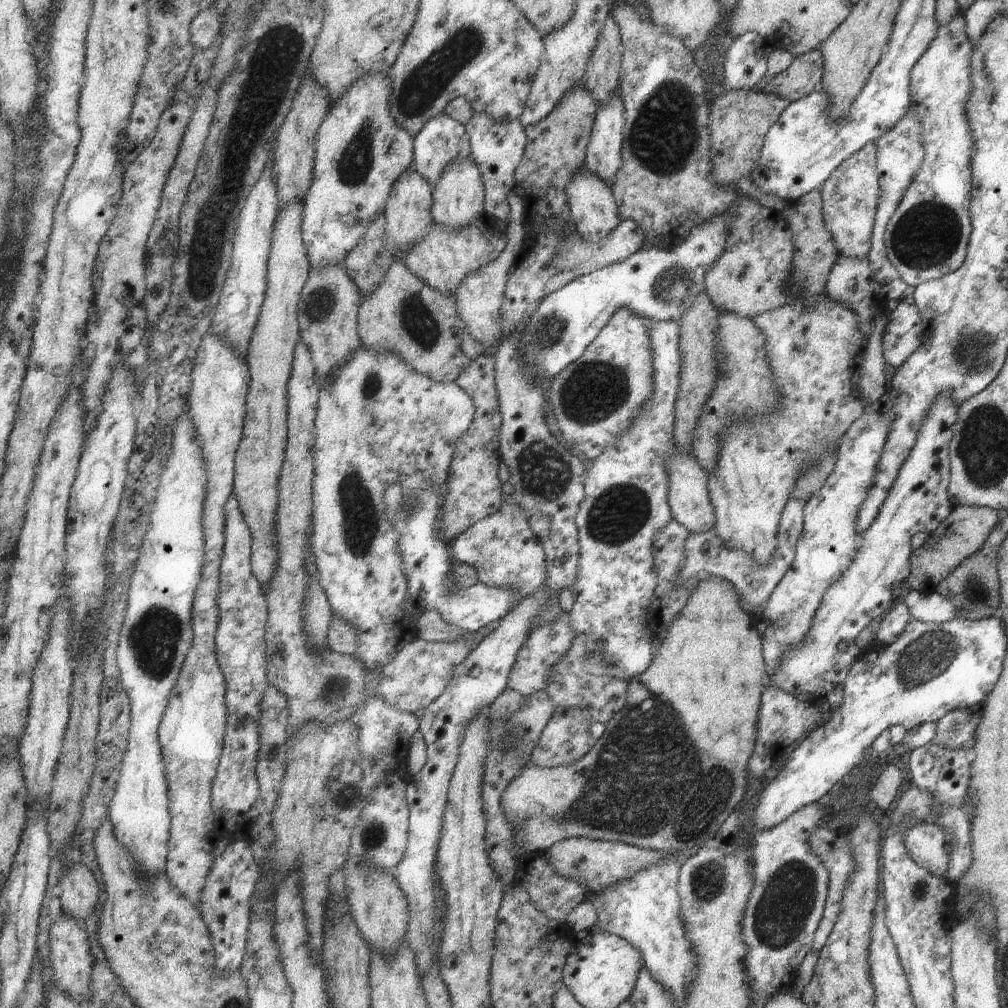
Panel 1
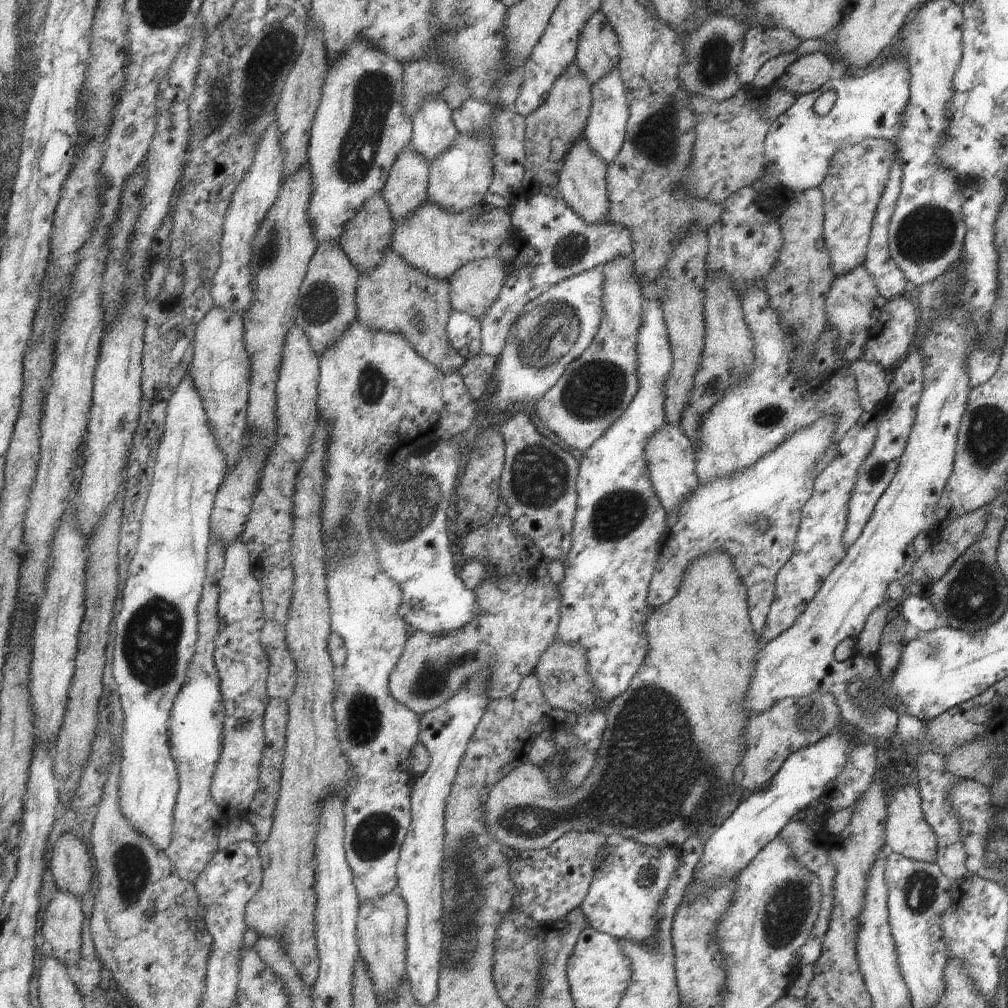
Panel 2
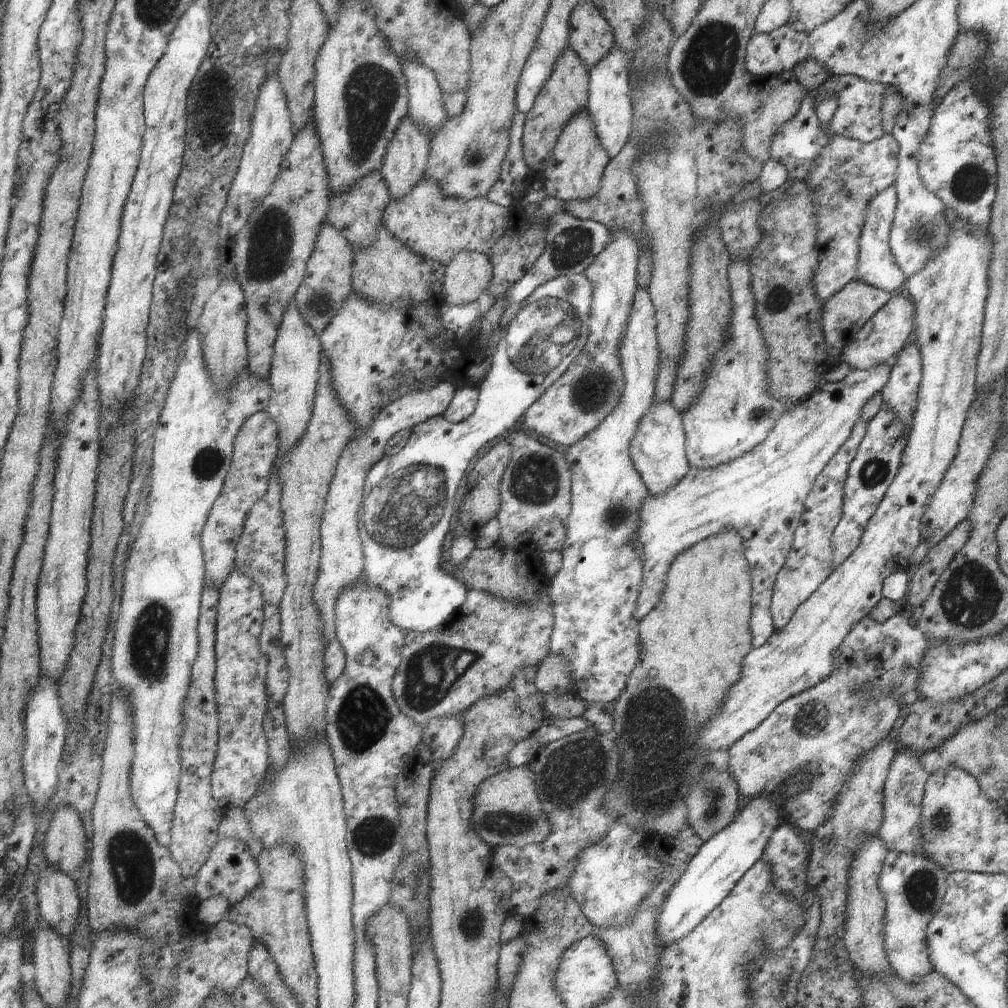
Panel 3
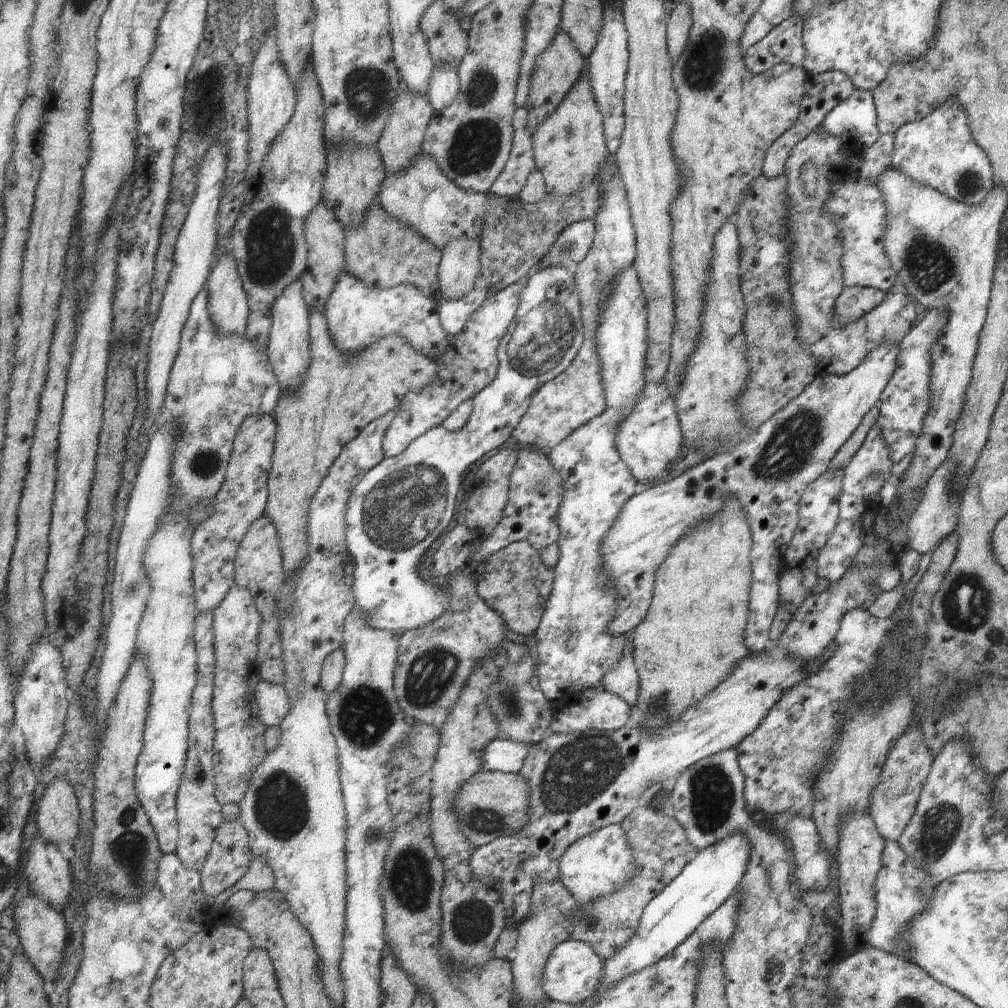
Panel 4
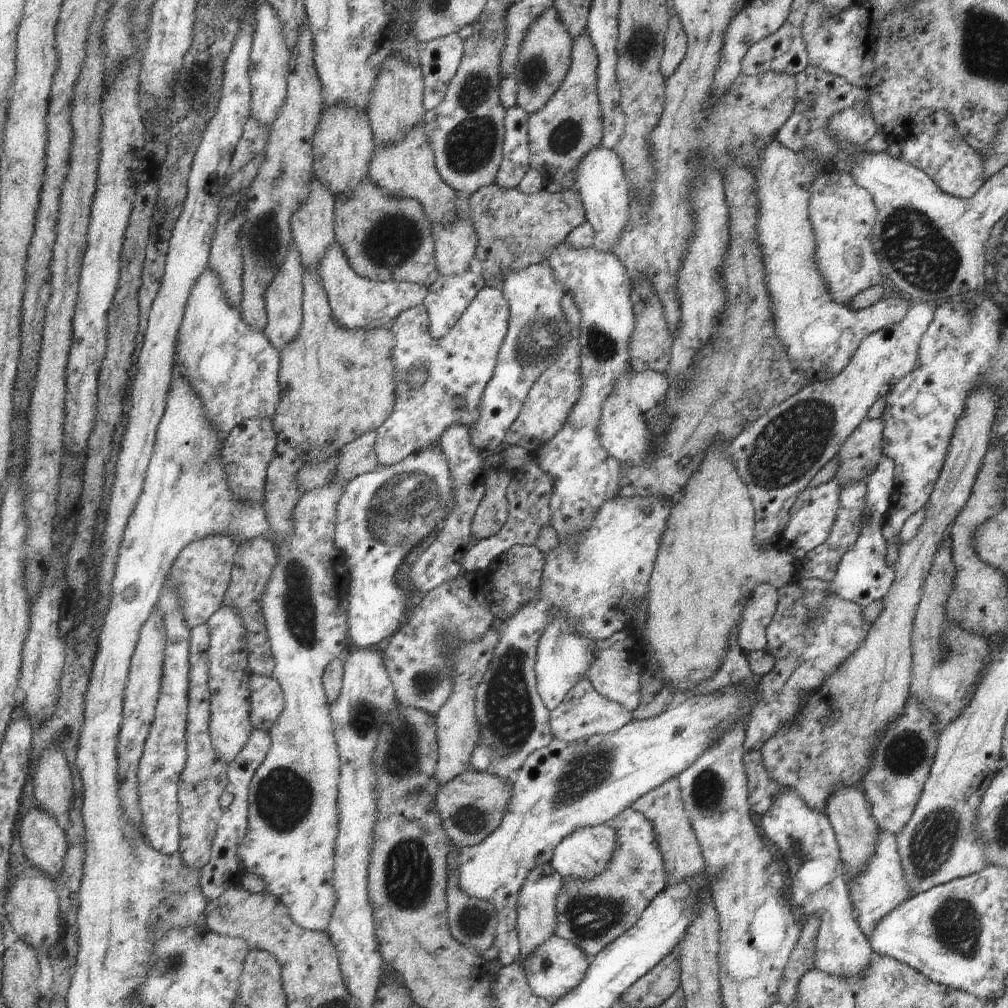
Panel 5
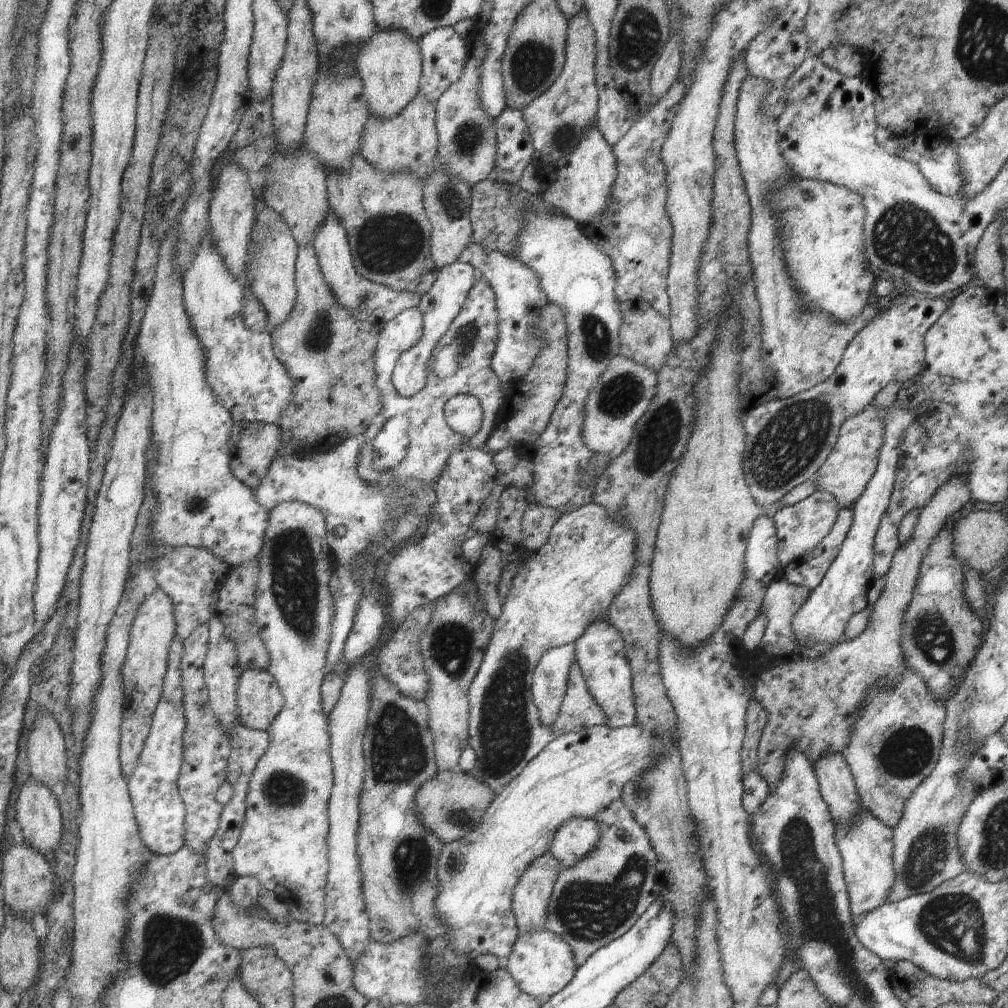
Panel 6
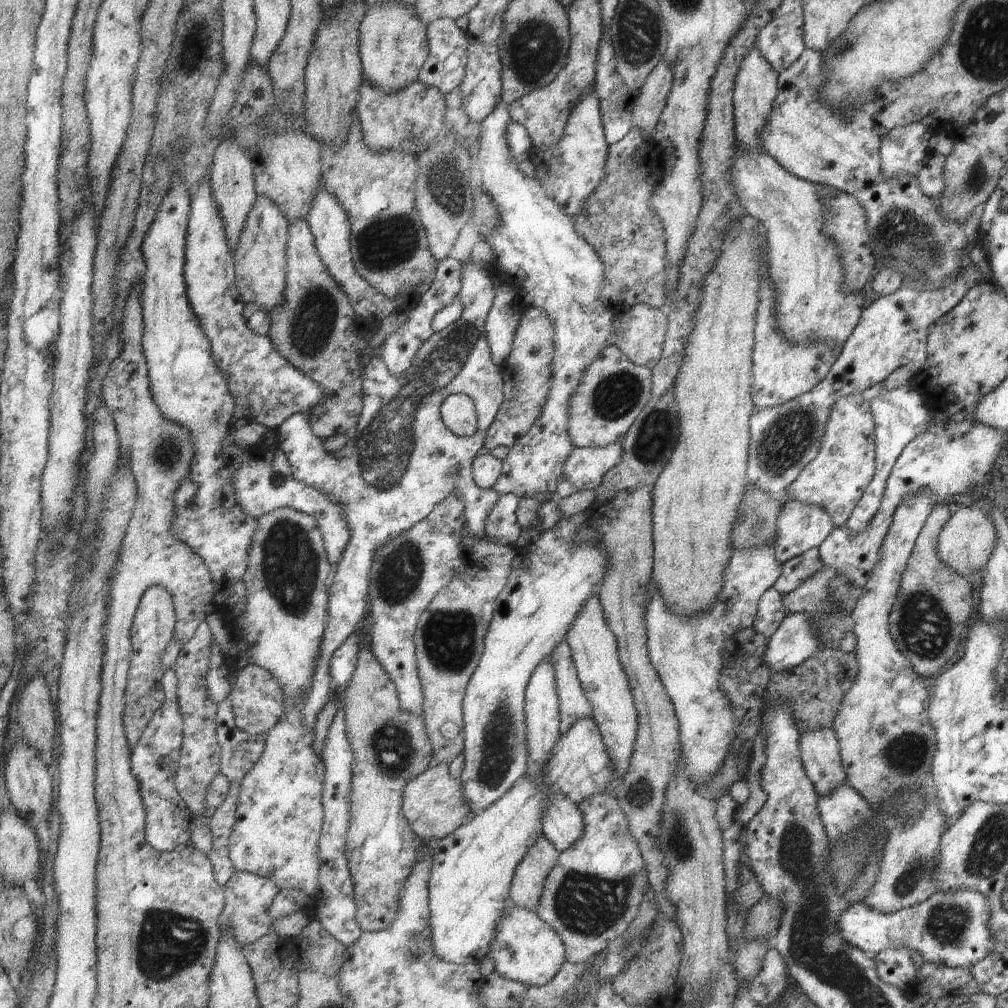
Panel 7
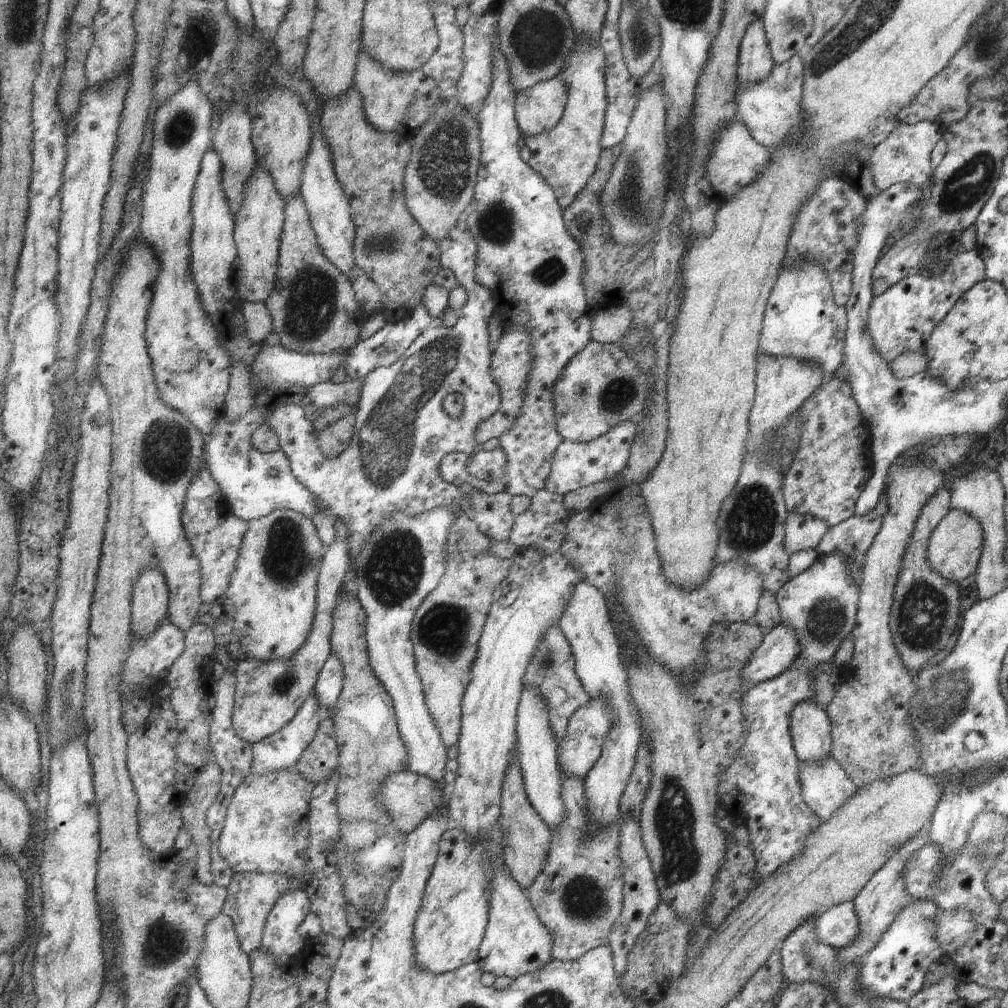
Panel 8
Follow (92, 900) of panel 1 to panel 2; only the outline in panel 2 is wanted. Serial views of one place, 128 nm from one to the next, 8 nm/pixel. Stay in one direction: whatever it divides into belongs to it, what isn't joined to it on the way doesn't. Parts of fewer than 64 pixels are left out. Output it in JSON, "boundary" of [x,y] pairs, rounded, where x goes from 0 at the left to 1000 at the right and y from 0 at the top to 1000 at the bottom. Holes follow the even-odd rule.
{"boundary":[[[67,823],[54,837],[50,852],[54,878],[74,887],[80,892],[82,887],[90,885],[92,859],[89,843],[84,836]]]}

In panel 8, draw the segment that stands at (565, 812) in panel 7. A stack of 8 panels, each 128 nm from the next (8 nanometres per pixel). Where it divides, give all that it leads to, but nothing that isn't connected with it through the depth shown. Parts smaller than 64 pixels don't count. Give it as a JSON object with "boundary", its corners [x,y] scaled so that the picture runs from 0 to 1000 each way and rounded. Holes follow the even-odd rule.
{"boundary":[[[525,681],[520,683],[514,708],[515,756],[517,756],[519,763],[523,790],[525,790],[529,802],[535,806],[535,810],[538,810],[541,817],[545,819],[546,824],[551,823],[553,825],[555,817],[561,812],[559,774],[554,751],[556,737],[551,732],[551,726],[549,726],[549,720],[547,720],[547,714],[545,714],[543,698],[531,683],[525,683]]]}

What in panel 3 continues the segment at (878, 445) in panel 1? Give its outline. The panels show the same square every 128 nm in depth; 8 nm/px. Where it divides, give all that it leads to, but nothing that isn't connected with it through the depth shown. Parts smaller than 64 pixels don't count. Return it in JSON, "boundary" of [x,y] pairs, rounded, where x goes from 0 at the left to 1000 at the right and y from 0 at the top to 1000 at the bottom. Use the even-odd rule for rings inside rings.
{"boundary":[[[851,416],[842,435],[832,442],[832,446],[821,456],[816,466],[809,473],[807,482],[797,499],[795,518],[787,527],[785,544],[780,550],[777,562],[769,570],[766,590],[764,593],[764,612],[767,627],[775,625],[785,615],[791,602],[803,593],[809,583],[824,569],[826,563],[826,548],[824,548],[824,529],[834,514],[836,496],[835,484],[838,478],[842,459],[847,455],[850,443],[858,433],[860,419]]]}

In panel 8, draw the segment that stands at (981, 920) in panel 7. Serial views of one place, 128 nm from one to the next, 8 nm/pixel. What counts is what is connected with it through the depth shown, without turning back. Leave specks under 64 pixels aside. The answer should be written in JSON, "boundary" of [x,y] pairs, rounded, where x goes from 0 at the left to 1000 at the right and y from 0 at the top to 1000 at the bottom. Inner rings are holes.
{"boundary":[[[845,893],[815,903],[807,913],[809,929],[814,937],[824,940],[838,940],[850,929],[850,909]],[[928,899],[928,933],[934,940],[936,948],[942,949],[957,935],[961,935],[961,927],[967,923],[963,907],[959,903],[936,905]]]}

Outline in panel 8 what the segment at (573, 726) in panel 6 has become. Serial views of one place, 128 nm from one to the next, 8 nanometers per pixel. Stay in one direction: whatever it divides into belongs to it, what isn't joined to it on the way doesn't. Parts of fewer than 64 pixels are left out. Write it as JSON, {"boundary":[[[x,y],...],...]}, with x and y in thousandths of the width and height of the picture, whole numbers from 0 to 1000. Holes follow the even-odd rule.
{"boundary":[[[549,619],[541,627],[541,631],[535,637],[534,646],[531,647],[519,675],[522,677],[522,681],[531,683],[539,690],[539,694],[543,698],[543,704],[545,704],[545,714],[547,714],[551,732],[555,734],[555,737],[559,736],[565,720],[566,710],[574,702],[584,698],[586,692],[580,685],[577,675],[574,675],[574,671],[572,671],[570,650],[565,635],[563,635],[563,631],[560,630],[556,620]]]}

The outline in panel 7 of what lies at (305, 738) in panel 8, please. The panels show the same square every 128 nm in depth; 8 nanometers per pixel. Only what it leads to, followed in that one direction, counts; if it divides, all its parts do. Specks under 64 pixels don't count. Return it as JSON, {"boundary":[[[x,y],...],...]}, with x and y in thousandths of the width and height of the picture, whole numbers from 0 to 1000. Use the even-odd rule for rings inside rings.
{"boundary":[[[467,256],[459,261],[458,289],[456,299],[459,309],[453,318],[435,328],[416,347],[416,351],[410,357],[408,369],[400,373],[390,373],[382,357],[378,353],[370,353],[364,362],[362,377],[360,377],[360,411],[350,431],[351,441],[343,448],[343,451],[334,454],[328,451],[321,442],[321,437],[313,433],[307,414],[304,410],[295,410],[283,417],[276,425],[276,438],[274,445],[279,445],[287,458],[289,458],[291,470],[295,476],[316,484],[322,492],[330,494],[334,500],[338,500],[344,520],[348,524],[348,538],[344,542],[338,558],[332,561],[332,569],[328,571],[326,582],[327,611],[323,618],[323,626],[319,635],[319,643],[315,652],[312,667],[311,683],[307,696],[301,704],[301,718],[303,724],[312,726],[314,720],[316,706],[326,696],[326,688],[331,683],[331,675],[328,673],[328,653],[332,647],[340,641],[340,638],[358,621],[365,610],[362,601],[366,593],[368,583],[368,563],[372,556],[372,548],[380,544],[386,536],[392,536],[398,528],[404,528],[414,522],[419,516],[438,500],[441,494],[453,492],[461,500],[462,514],[465,517],[465,529],[469,534],[477,536],[483,533],[483,514],[487,506],[493,502],[497,490],[493,486],[475,484],[469,476],[469,456],[471,452],[481,447],[483,428],[494,415],[499,399],[501,399],[501,379],[498,374],[498,366],[489,357],[487,343],[482,327],[482,319],[490,303],[493,285],[487,275],[487,270],[482,264],[469,260]],[[457,390],[469,395],[475,411],[475,427],[471,433],[453,433],[447,426],[442,424],[438,414],[438,403],[445,392]]]}

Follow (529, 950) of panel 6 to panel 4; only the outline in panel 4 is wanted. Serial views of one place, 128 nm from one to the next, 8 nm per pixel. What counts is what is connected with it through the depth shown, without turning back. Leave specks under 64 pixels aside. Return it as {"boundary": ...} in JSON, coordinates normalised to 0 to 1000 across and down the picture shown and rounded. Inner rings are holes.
{"boundary":[[[563,934],[555,937],[543,952],[539,967],[539,980],[547,993],[573,997],[592,986],[600,970],[600,951],[590,944],[586,937]]]}

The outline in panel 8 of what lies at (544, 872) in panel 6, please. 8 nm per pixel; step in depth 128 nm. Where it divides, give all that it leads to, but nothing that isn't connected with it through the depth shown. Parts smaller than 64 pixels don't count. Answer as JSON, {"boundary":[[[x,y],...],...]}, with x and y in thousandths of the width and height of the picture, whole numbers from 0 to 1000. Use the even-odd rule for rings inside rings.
{"boundary":[[[515,741],[509,746],[509,754],[507,754],[507,762],[503,764],[503,774],[499,778],[499,804],[497,812],[497,819],[501,825],[501,837],[503,843],[499,845],[501,856],[507,863],[507,869],[517,877],[520,884],[525,883],[531,873],[535,871],[535,867],[539,865],[545,845],[547,845],[548,825],[545,819],[541,817],[535,806],[529,802],[519,772],[519,763],[515,756]]]}

